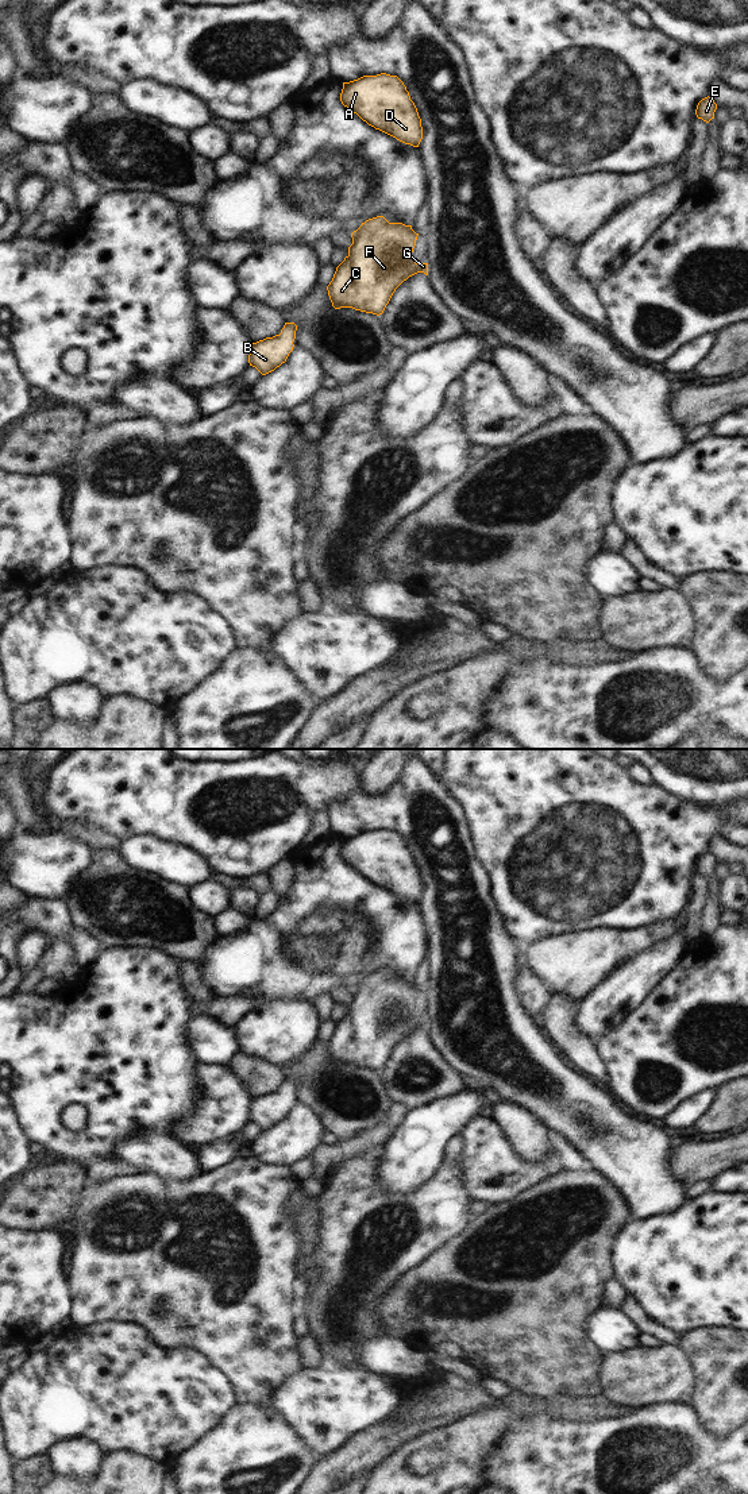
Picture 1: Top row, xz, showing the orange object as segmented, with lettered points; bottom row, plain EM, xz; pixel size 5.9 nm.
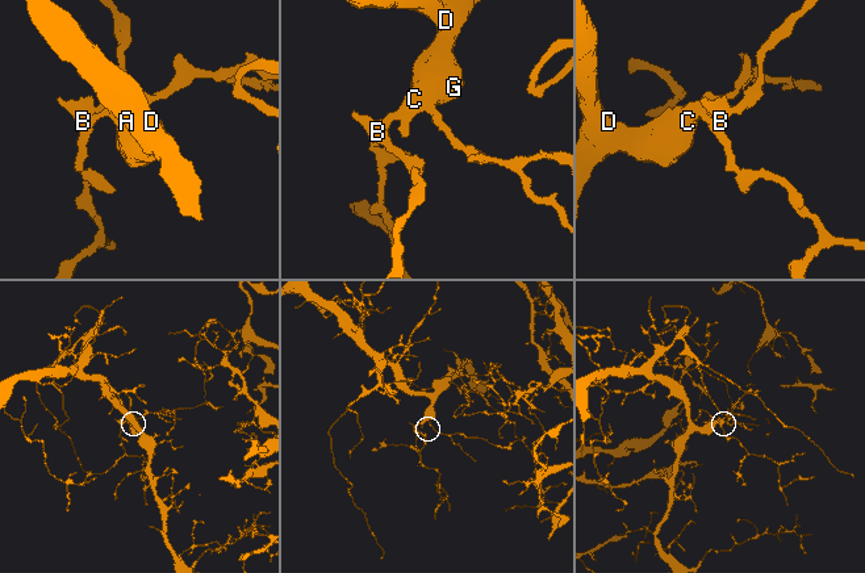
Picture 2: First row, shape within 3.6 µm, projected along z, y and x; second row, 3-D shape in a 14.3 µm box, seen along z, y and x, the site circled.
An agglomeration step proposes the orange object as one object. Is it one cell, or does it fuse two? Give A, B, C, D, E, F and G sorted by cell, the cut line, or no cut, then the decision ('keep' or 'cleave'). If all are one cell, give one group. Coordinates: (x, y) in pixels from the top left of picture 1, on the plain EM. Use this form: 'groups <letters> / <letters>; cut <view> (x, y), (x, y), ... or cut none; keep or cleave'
groups A B C D E F G; cut none; keep

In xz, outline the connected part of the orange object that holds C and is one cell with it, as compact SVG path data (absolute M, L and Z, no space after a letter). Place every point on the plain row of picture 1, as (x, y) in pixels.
M383 972L362 978L351 989L352 1000L348 1003L348 1011L336 1023L333 1034L327 1042L332 1062L382 1070L393 1049L404 1036L417 1028L428 1031L428 1019L416 1019L412 1015L417 992L419 989L412 985L412 981L389 978Z

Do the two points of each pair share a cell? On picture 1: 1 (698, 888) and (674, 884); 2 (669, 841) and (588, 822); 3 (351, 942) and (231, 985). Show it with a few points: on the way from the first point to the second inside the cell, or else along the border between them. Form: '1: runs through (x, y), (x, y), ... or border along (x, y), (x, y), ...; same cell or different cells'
1: border along (697, 873), (691, 880), (691, 896), (682, 918); different cells
2: runs through (648, 841), (608, 841); same cell
3: runs through (322, 942), (261, 960); same cell

